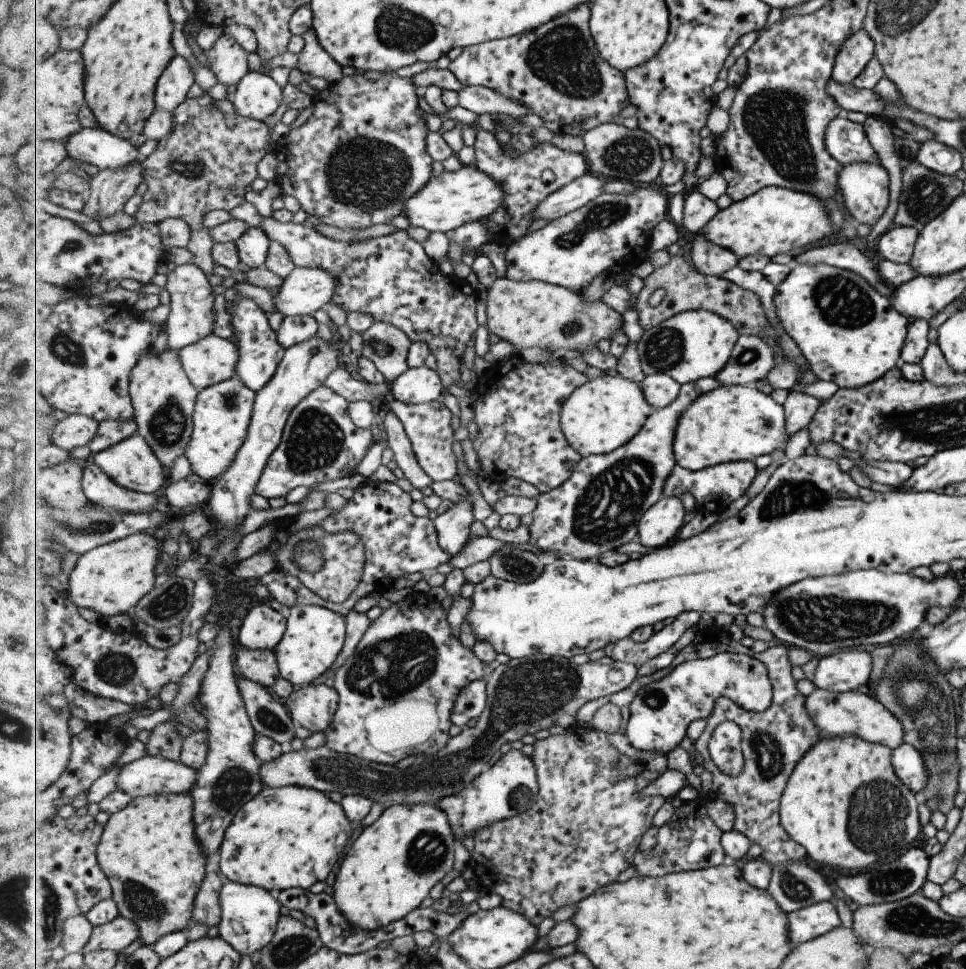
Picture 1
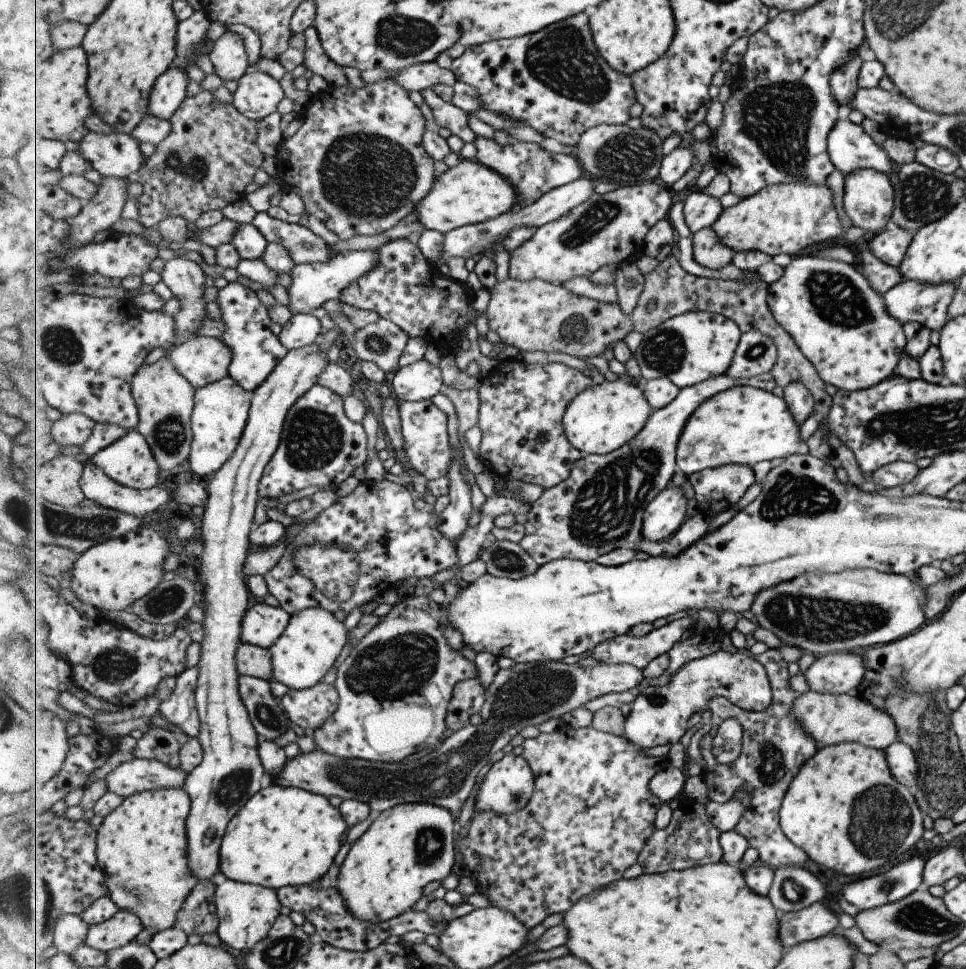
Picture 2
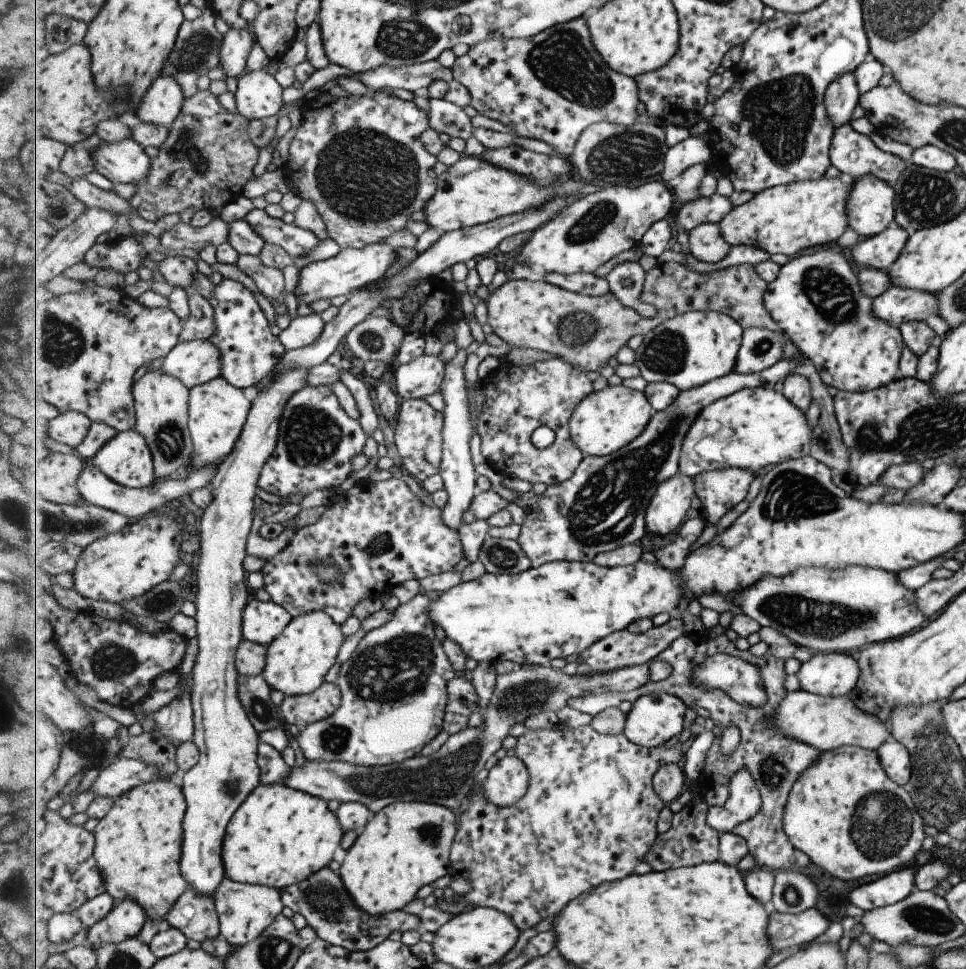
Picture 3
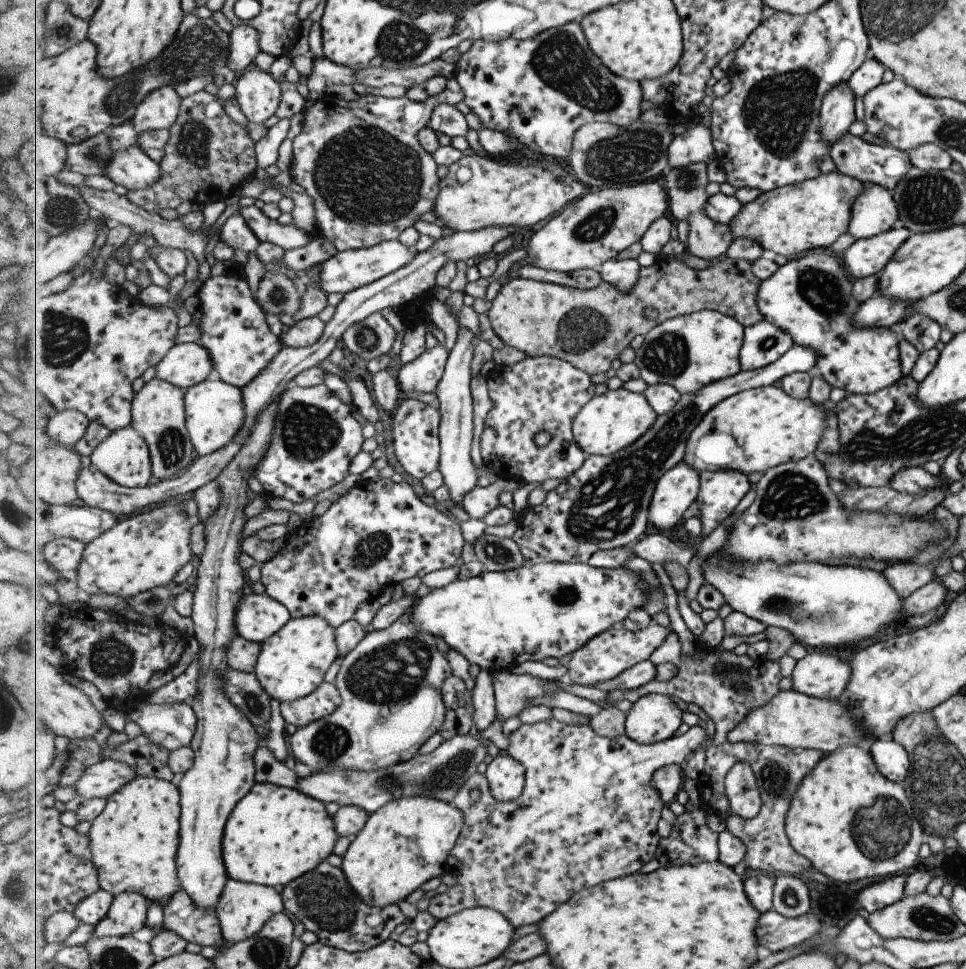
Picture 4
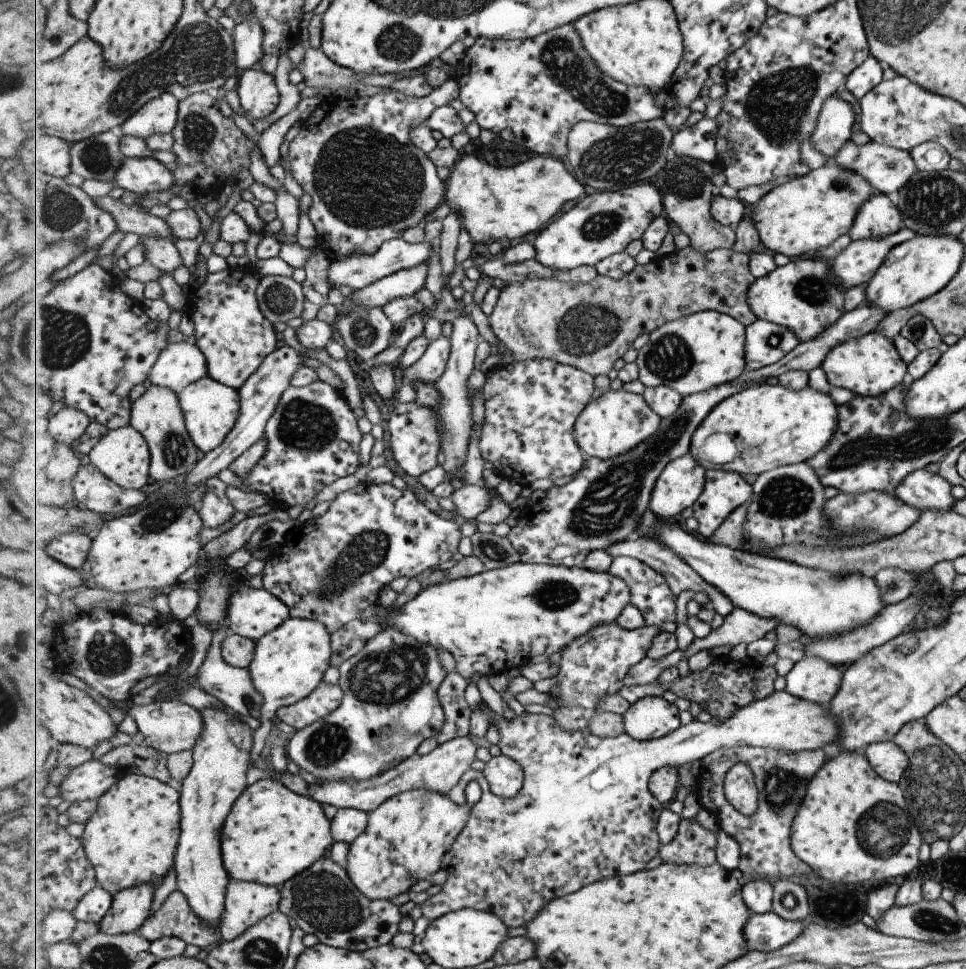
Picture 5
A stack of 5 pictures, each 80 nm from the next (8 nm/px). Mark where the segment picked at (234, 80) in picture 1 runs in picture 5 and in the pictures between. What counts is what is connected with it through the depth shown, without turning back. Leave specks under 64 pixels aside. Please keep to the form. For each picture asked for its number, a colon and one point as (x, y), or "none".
2: (229, 57)
3: (234, 52)
4: (246, 44)
5: (249, 35)

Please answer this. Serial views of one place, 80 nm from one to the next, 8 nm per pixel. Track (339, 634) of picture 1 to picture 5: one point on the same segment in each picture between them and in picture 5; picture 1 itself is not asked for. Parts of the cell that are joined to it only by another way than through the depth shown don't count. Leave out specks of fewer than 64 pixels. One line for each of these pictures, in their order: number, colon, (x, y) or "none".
2: (312, 643)
3: (297, 661)
4: (293, 663)
5: (290, 662)

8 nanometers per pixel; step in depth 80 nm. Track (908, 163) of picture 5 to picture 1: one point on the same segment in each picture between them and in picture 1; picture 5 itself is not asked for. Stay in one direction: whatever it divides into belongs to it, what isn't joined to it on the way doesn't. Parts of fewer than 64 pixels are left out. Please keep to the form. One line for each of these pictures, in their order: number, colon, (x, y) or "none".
1: (844, 140)
2: (849, 148)
3: (852, 154)
4: (884, 166)

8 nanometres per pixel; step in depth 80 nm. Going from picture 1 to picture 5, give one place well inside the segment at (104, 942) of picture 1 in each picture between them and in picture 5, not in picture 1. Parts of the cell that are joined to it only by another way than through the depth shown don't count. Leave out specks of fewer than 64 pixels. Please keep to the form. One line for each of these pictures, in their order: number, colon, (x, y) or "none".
2: (125, 926)
3: (126, 920)
4: (128, 914)
5: (130, 910)

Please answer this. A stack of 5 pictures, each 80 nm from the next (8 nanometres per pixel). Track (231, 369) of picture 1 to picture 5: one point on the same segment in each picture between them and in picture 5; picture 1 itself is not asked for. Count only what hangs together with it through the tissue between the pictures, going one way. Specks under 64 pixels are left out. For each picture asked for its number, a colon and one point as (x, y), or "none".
2: (203, 360)
3: (195, 363)
4: (188, 364)
5: (182, 363)

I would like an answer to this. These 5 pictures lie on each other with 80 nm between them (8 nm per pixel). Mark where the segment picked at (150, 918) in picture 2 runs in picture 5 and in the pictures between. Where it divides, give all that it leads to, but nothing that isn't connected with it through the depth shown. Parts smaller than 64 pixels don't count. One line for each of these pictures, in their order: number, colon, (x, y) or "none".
3: (138, 844)
4: (135, 843)
5: (133, 838)

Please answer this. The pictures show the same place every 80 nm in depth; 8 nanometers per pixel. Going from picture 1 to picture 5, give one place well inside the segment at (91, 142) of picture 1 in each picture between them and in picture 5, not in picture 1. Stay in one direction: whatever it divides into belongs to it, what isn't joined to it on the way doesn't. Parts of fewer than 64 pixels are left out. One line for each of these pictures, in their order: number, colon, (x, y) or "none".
2: (113, 154)
3: (127, 162)
4: (133, 169)
5: (140, 175)

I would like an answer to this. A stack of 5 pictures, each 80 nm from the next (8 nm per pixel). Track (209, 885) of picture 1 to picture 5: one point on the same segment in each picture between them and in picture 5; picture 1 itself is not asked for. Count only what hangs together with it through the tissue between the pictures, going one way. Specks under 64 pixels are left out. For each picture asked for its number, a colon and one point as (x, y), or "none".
2: (199, 915)
3: (196, 916)
4: (201, 926)
5: (174, 918)

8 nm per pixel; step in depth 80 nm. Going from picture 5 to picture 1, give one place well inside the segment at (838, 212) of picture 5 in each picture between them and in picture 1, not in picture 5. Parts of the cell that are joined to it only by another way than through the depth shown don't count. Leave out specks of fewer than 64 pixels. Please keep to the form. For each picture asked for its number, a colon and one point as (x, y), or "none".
1: (775, 219)
2: (782, 218)
3: (785, 219)
4: (800, 217)

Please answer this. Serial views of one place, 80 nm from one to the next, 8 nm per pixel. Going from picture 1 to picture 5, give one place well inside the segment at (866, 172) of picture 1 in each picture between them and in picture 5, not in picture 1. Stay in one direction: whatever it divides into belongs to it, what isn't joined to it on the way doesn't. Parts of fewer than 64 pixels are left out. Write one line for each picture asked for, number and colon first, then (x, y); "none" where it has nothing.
2: (867, 198)
3: (870, 208)
4: (874, 212)
5: (877, 218)

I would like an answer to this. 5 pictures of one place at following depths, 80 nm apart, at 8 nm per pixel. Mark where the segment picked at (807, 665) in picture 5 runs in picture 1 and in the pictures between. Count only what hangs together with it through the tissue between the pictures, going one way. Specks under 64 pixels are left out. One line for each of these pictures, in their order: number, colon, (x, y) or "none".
1: (847, 670)
2: (835, 673)
3: (834, 674)
4: (823, 675)

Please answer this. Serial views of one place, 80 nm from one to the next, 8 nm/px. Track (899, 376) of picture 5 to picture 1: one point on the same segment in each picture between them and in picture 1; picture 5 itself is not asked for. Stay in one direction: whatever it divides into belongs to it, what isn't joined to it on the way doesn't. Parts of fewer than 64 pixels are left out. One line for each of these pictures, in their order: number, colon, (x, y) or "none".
1: (849, 334)
2: (840, 324)
3: (816, 301)
4: (810, 297)

